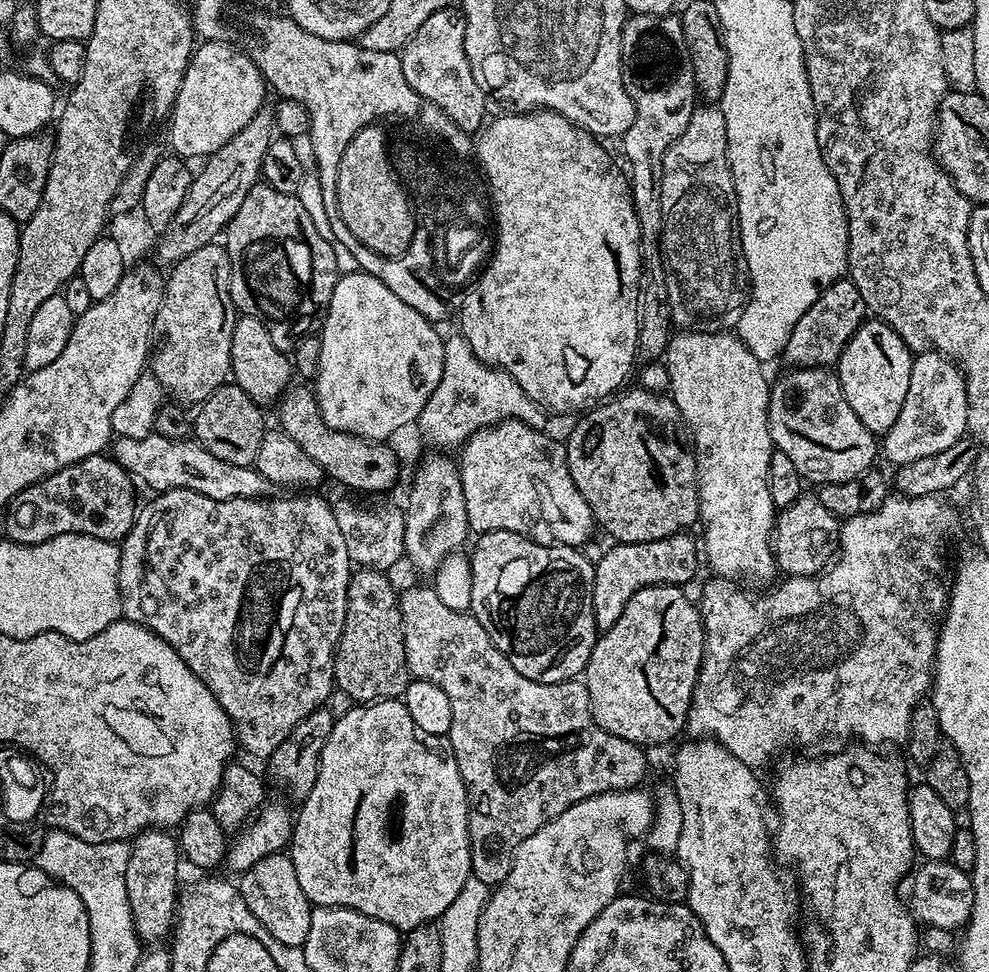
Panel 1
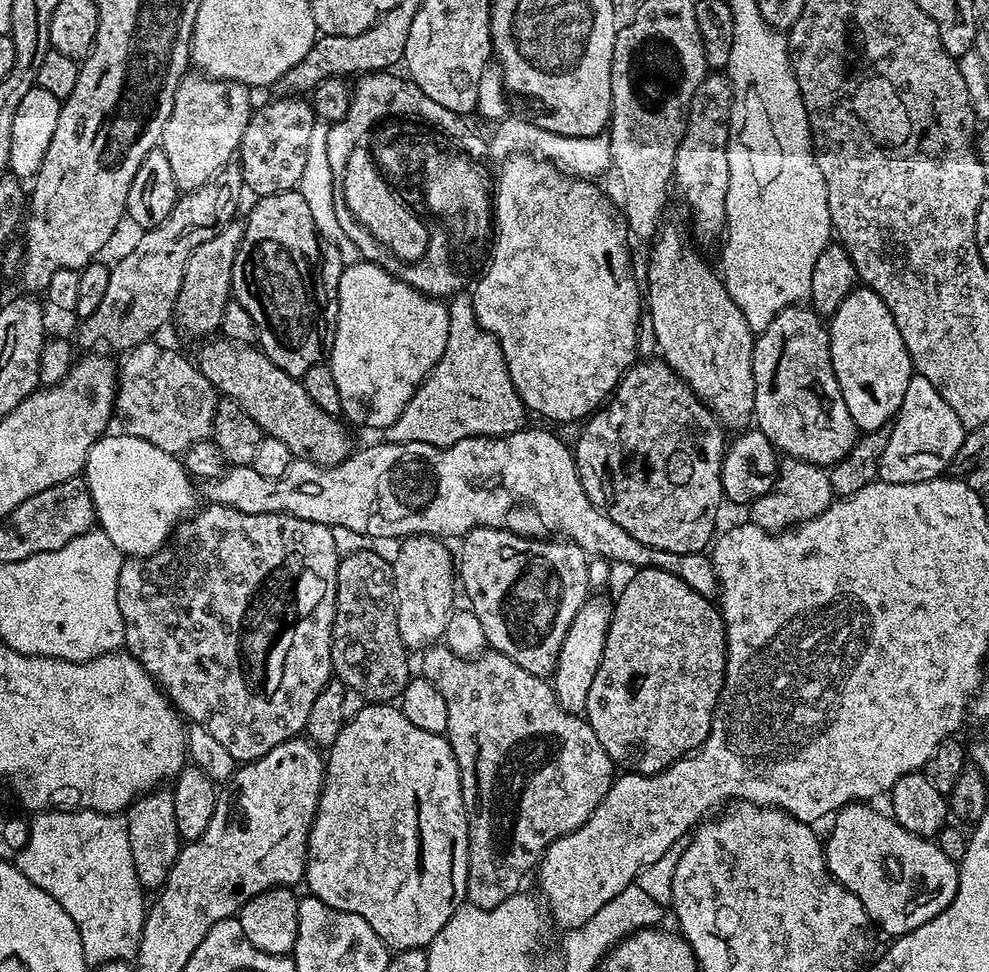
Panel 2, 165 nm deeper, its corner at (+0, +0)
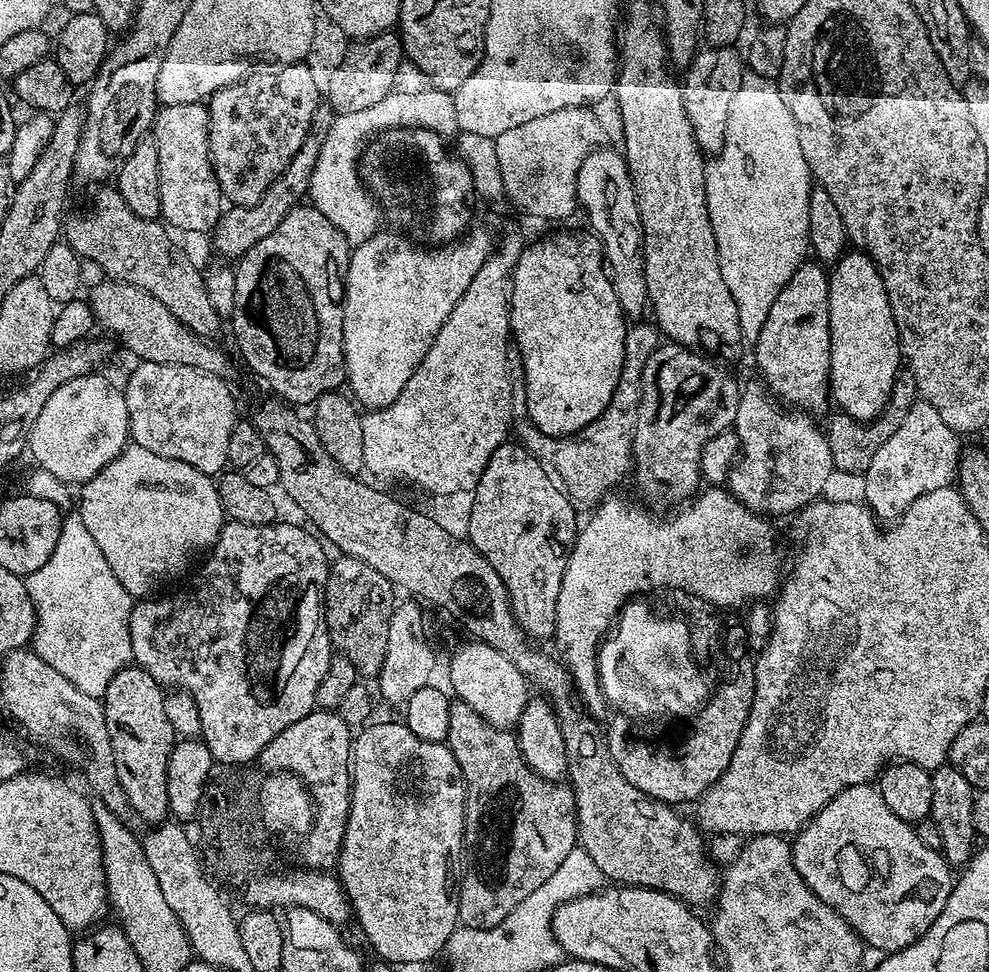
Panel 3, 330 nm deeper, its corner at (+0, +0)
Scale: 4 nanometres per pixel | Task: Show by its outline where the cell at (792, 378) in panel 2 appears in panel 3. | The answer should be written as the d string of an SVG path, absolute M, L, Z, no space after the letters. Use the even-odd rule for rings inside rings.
M819 262L800 264L790 274L790 282L782 286L782 294L774 298L762 334L754 341L759 379L777 401L805 414L817 414L830 404L829 275L829 269Z

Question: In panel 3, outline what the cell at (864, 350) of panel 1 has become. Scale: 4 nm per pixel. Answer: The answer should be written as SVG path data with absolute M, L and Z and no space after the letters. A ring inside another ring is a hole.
M845 251L837 264L831 265L828 277L828 305L830 306L830 396L835 407L856 420L872 420L883 412L892 393L896 377L902 371L900 335L890 310L890 298L878 274L878 266L866 253Z

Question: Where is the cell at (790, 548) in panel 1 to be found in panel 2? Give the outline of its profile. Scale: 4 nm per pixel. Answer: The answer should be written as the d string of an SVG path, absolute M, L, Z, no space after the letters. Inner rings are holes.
M784 458L780 460L776 485L751 504L750 520L767 532L783 532L789 528L795 528L797 524L805 524L807 520L813 520L815 516L822 514L832 505L833 499L830 478L821 465L811 464L805 460Z

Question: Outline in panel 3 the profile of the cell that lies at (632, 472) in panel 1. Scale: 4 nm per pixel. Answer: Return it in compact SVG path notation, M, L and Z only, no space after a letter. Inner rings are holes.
M664 342L654 350L654 354L650 354L644 367L640 409L636 432L632 436L632 459L636 488L649 500L649 505L657 504L652 505L657 509L664 510L667 504L679 505L697 495L702 484L700 459L706 442L710 442L714 434L729 431L736 423L741 385L736 384L735 378L712 360L715 359L709 358L703 351Z

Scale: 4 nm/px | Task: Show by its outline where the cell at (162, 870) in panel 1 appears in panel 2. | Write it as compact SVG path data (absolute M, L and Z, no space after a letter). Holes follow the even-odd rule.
M167 787L146 792L132 801L126 812L130 834L130 854L134 854L134 870L145 890L164 887L169 870L174 866L182 847L178 826L174 822L174 798Z

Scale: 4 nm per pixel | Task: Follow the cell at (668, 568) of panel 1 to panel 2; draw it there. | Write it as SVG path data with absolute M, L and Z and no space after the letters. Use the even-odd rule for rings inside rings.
M585 600L576 612L574 622L570 622L570 630L566 630L566 638L562 638L562 650L558 650L556 669L552 671L550 683L558 702L568 712L583 713L586 706L586 694L590 694L590 685L594 682L594 674L598 674L598 666L602 662L602 650L606 650L606 634L612 621L613 601Z

